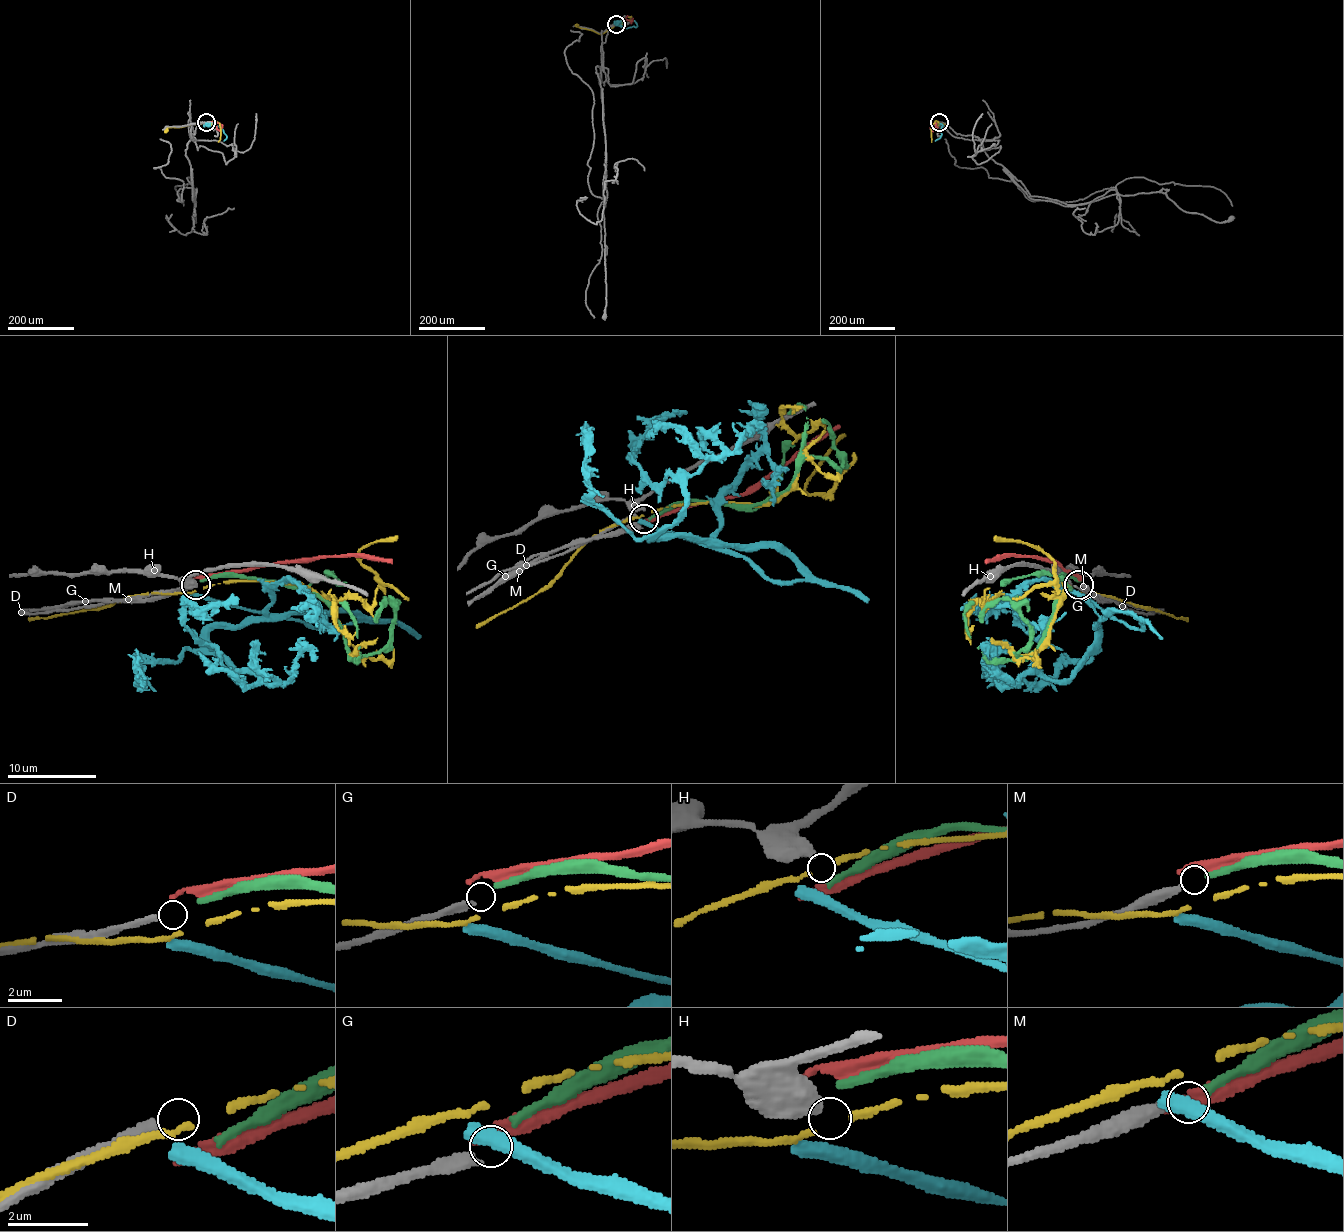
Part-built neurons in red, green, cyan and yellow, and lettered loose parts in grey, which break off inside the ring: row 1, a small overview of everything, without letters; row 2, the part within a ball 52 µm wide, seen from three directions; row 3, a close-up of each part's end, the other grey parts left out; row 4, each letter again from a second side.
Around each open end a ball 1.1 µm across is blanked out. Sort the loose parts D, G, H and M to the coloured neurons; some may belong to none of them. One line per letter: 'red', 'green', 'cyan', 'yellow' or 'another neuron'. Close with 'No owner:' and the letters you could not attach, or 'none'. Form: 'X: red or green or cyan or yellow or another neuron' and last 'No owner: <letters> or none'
D: another neuron
G: another neuron
H: another neuron
M: green
No owner: D, G, H

